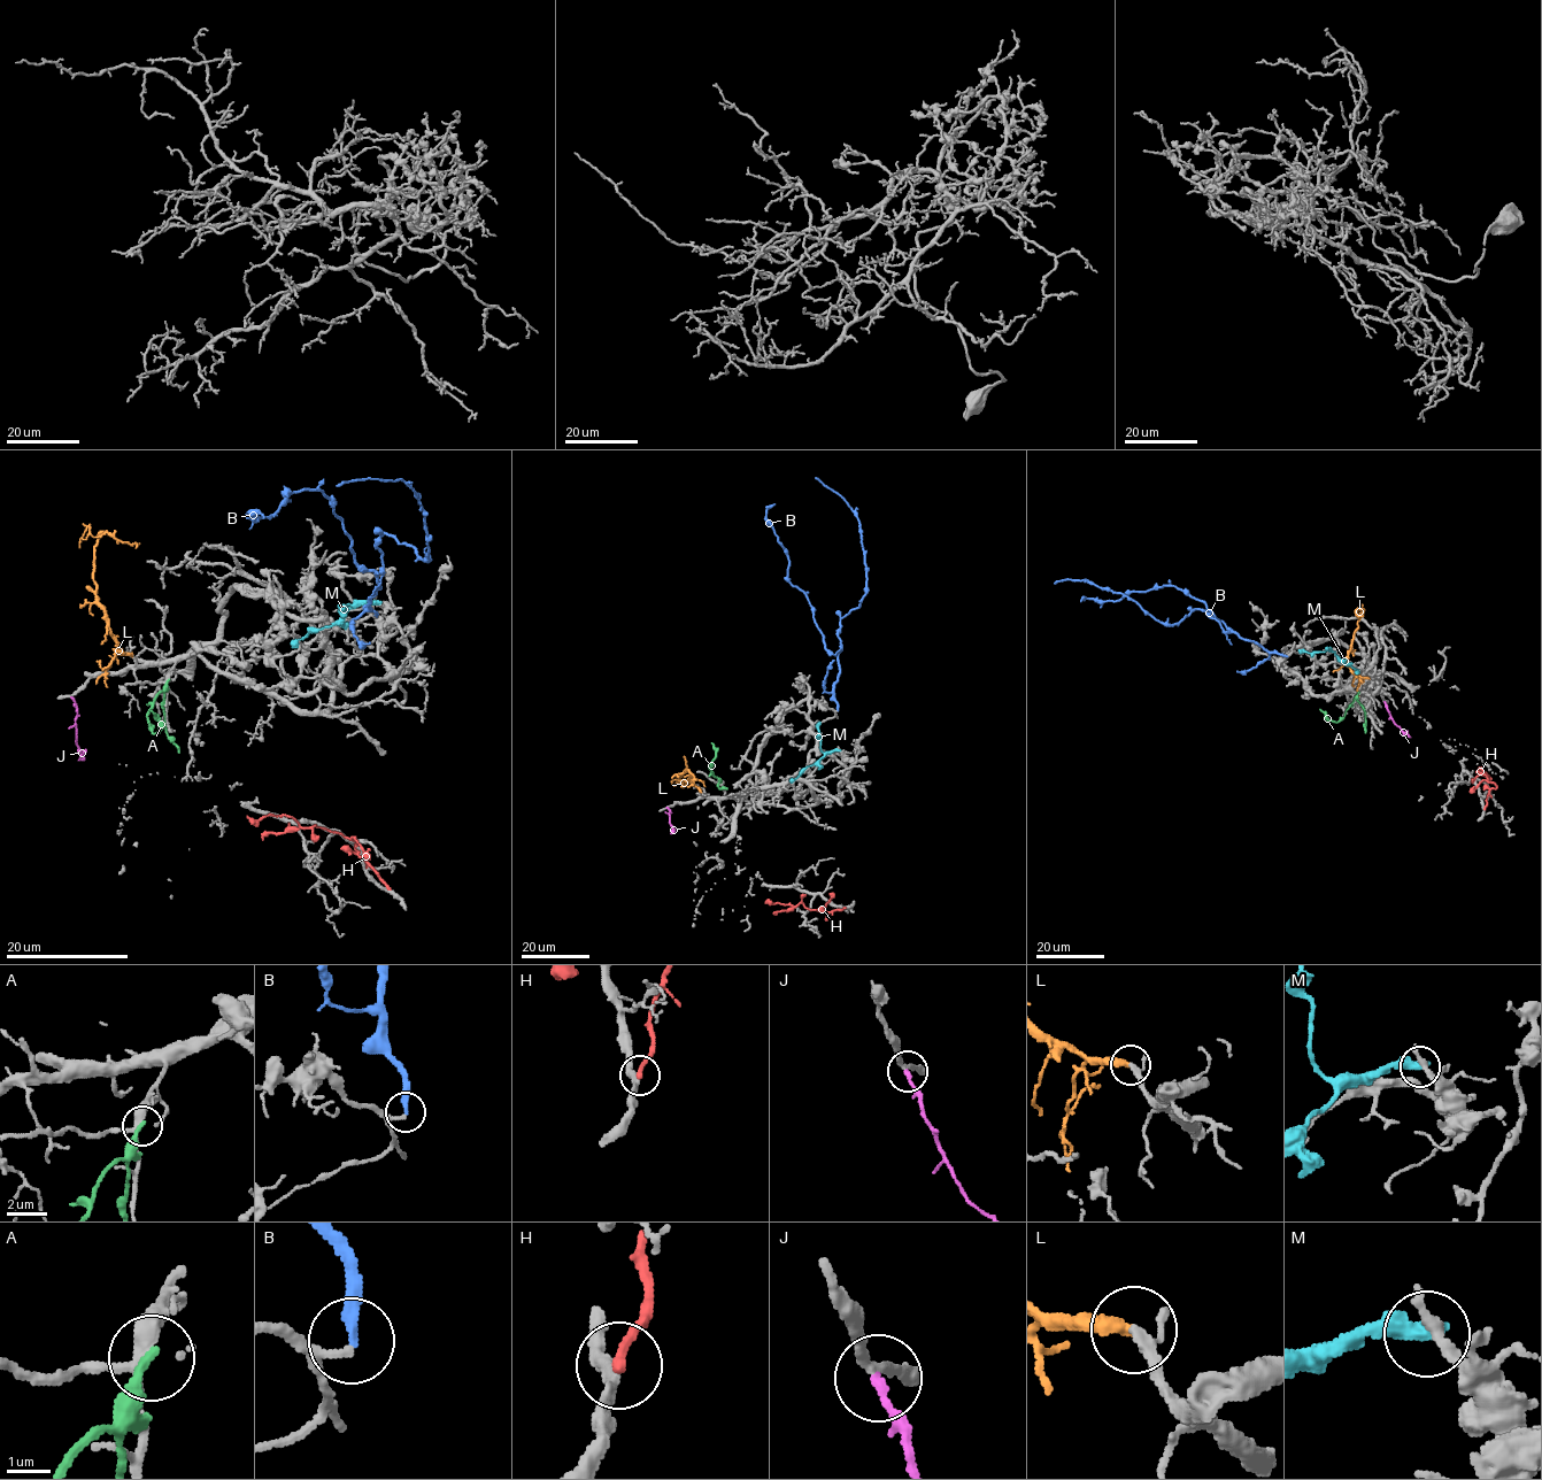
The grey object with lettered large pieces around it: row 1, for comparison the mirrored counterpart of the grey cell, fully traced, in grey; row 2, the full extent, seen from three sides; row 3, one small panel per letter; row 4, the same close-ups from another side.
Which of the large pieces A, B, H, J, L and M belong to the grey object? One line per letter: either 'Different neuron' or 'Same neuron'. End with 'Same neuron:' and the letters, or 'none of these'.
A: Different neuron
B: Different neuron
H: Different neuron
J: Different neuron
L: Same neuron
M: Different neuron
Same neuron: L

